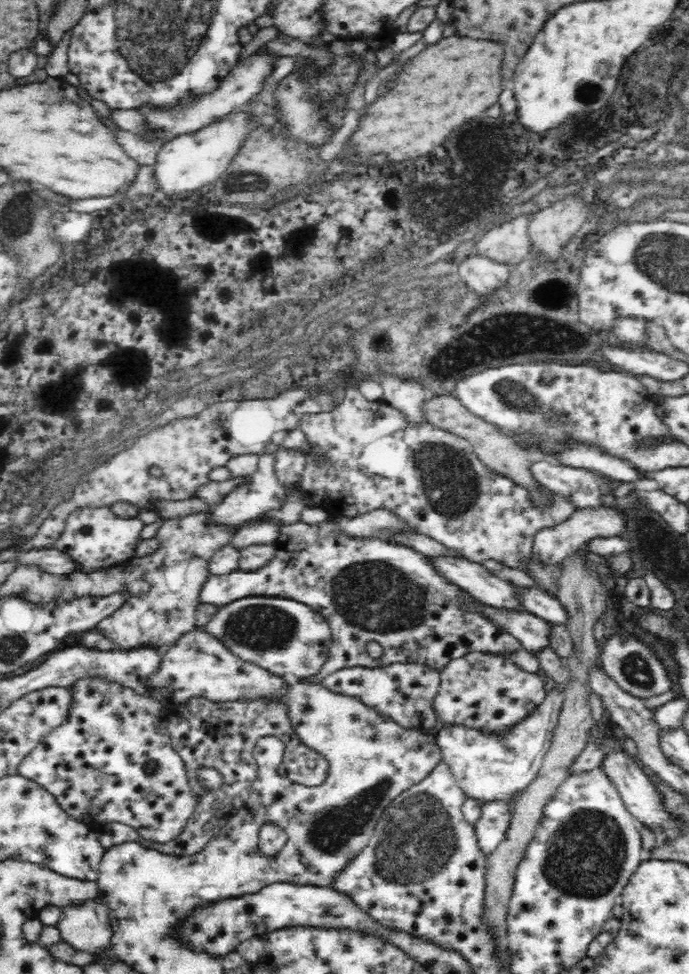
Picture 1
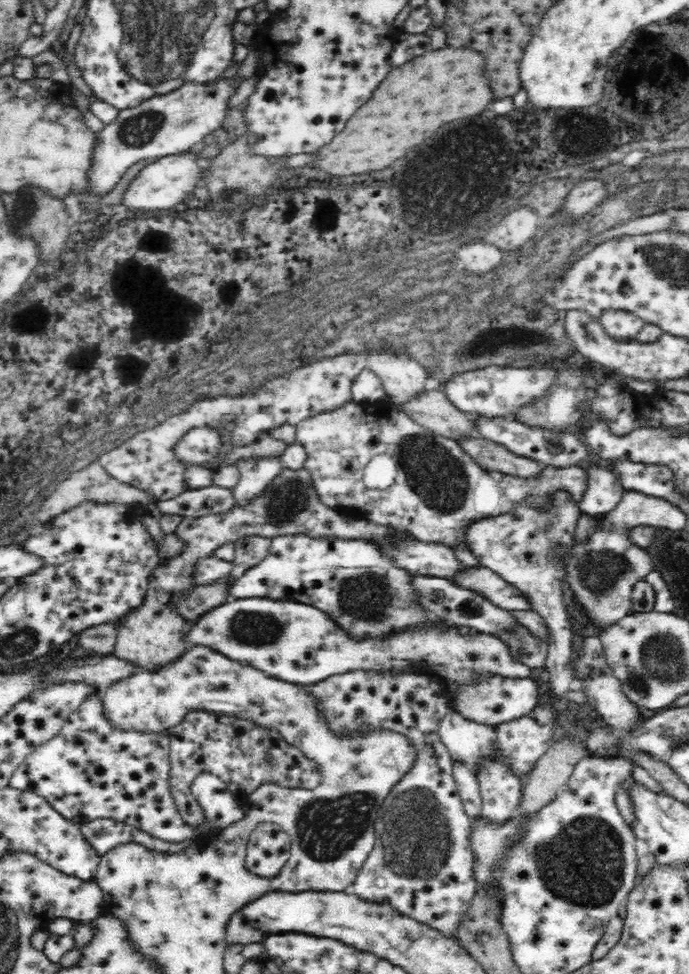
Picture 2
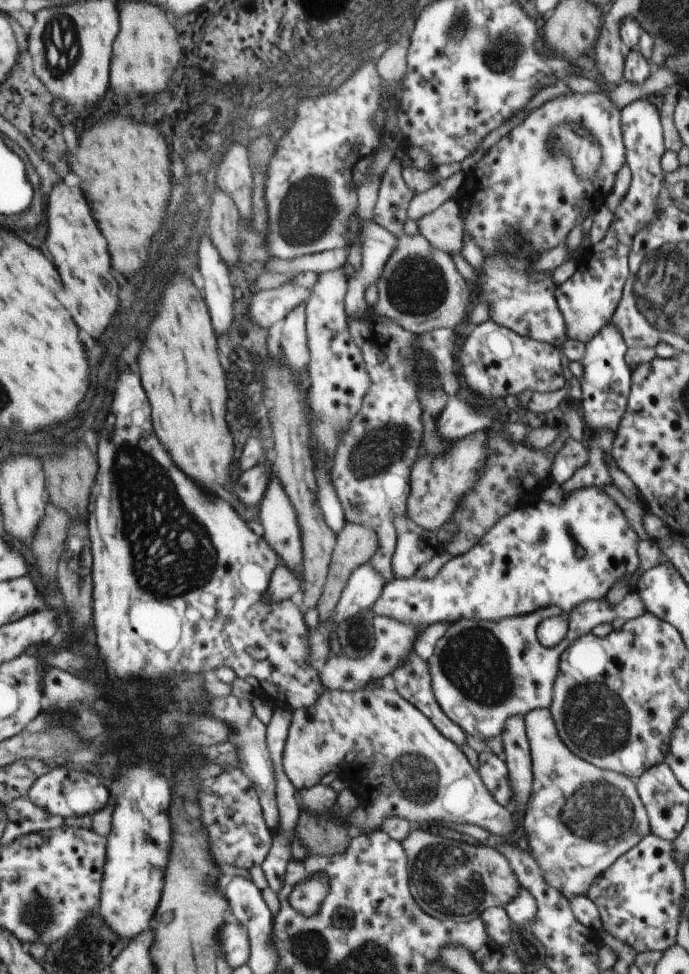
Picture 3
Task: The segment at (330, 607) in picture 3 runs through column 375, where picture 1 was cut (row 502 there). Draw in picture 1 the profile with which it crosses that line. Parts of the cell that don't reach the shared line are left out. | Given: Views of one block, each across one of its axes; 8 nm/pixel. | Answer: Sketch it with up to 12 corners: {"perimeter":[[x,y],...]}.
{"perimeter":[[430,395],[426,423],[473,446],[494,473],[545,510],[550,490],[526,450],[452,395]]}

